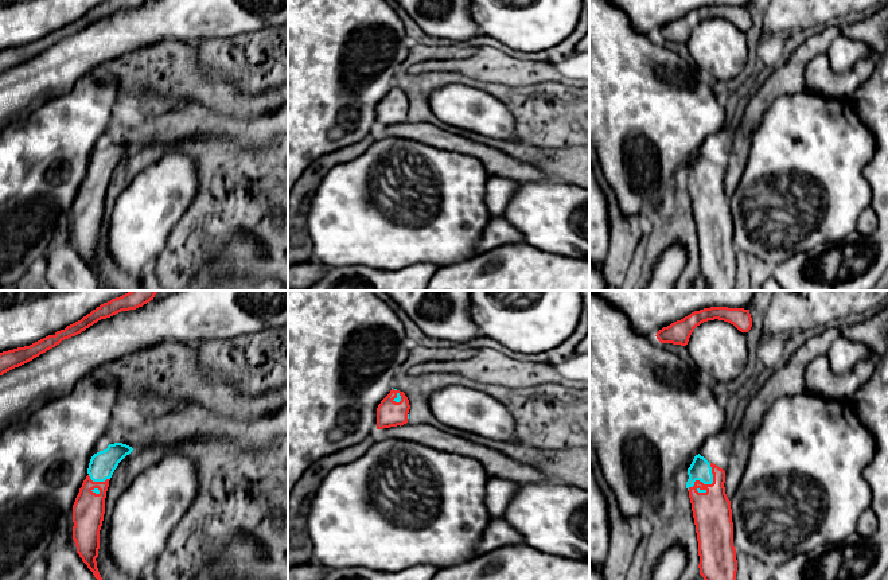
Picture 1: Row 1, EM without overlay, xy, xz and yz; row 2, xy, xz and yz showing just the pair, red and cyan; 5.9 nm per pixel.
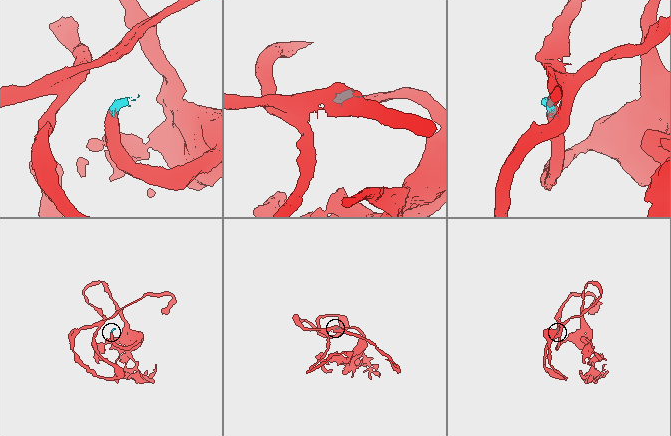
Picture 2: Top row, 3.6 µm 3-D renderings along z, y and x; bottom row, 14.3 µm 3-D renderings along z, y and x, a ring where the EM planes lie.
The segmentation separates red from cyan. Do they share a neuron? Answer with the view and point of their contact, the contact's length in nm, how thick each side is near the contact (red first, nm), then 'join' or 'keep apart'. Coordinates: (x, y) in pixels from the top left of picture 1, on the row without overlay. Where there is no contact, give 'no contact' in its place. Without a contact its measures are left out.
yz (708, 183) | 220 nm | 240/130 nm | join

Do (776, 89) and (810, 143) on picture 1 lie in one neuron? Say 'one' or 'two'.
two

